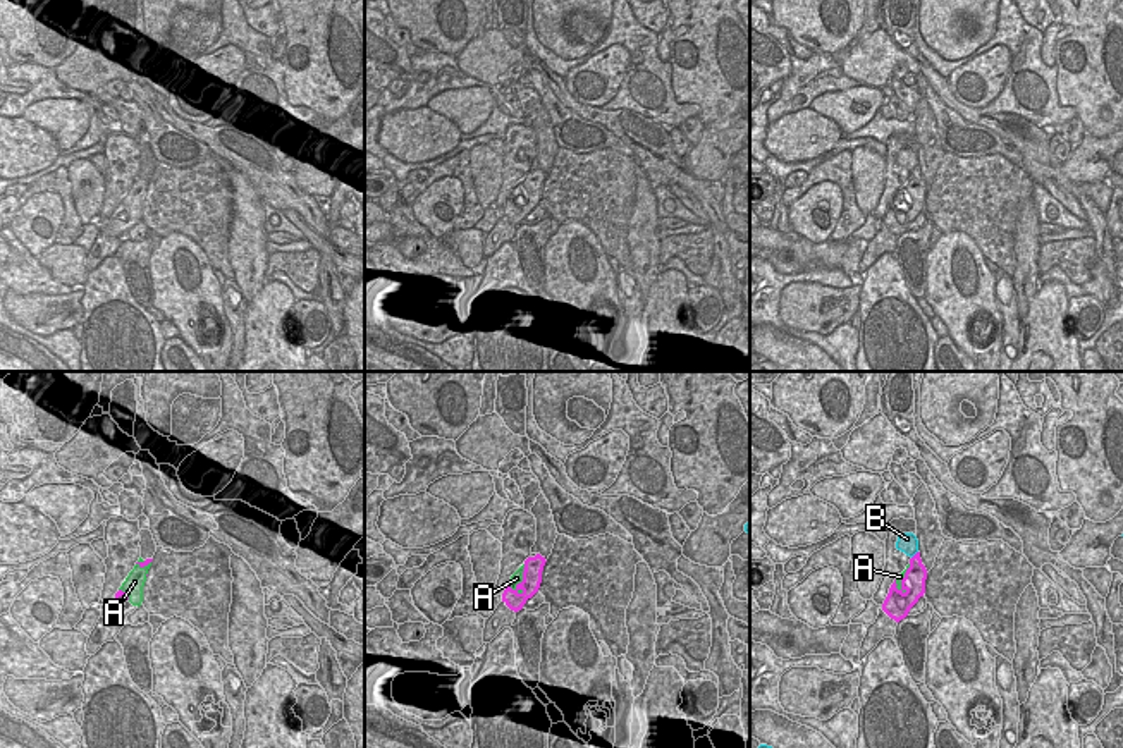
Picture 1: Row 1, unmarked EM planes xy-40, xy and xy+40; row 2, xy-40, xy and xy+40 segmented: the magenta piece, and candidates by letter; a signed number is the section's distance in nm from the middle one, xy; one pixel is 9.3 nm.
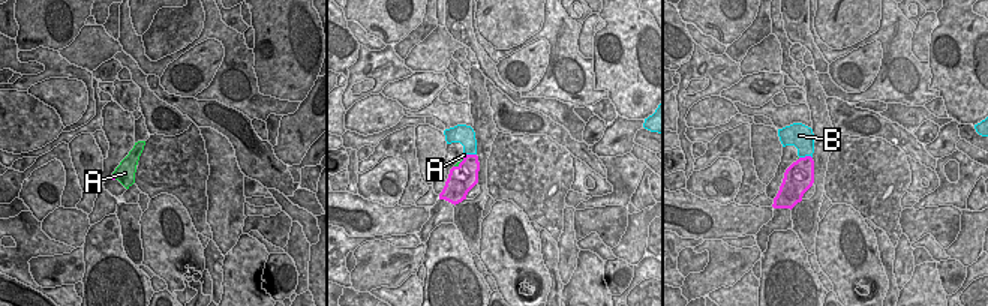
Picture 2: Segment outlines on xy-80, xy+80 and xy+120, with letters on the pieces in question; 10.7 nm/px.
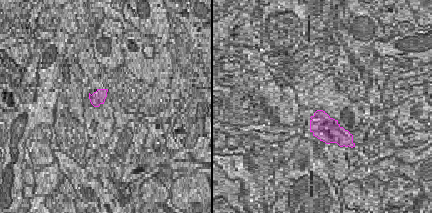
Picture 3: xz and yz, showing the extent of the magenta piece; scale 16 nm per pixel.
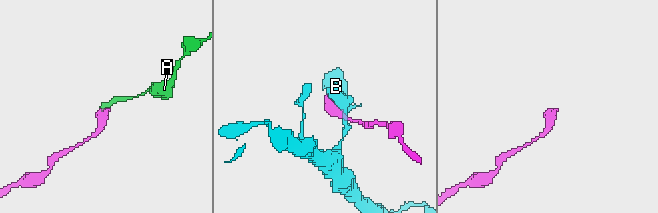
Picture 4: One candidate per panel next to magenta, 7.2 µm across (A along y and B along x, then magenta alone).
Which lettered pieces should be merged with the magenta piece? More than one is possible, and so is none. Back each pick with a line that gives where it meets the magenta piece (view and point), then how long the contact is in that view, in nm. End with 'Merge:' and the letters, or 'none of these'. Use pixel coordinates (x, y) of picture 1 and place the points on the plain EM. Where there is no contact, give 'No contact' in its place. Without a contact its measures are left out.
A: Touches magenta at xy (523, 195). Shared border 300 nm
Merge: A

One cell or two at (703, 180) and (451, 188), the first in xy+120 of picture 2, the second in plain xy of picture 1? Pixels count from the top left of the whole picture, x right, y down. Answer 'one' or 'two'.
one

